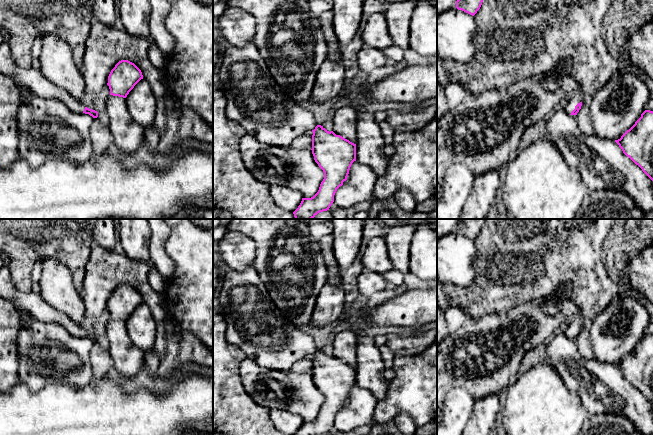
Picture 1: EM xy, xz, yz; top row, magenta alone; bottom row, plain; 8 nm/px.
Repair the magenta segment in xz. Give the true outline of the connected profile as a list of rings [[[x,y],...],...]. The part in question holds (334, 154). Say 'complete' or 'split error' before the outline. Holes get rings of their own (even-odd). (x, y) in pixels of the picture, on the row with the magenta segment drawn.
complete; [[[317,125],[312,132],[312,154],[315,162],[324,172],[324,179],[313,197],[302,198],[300,205],[293,212],[295,219],[313,219],[318,213],[329,210],[337,189],[347,180],[350,167],[356,161],[356,144],[336,135],[333,131],[327,131],[321,125]]]

